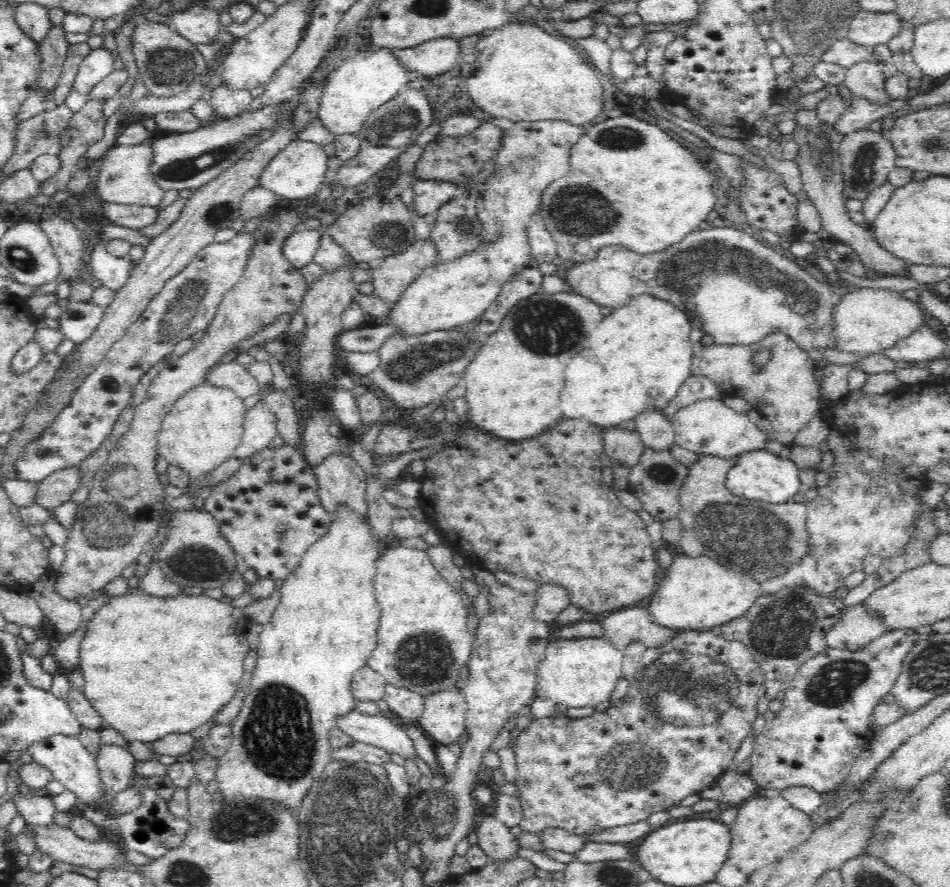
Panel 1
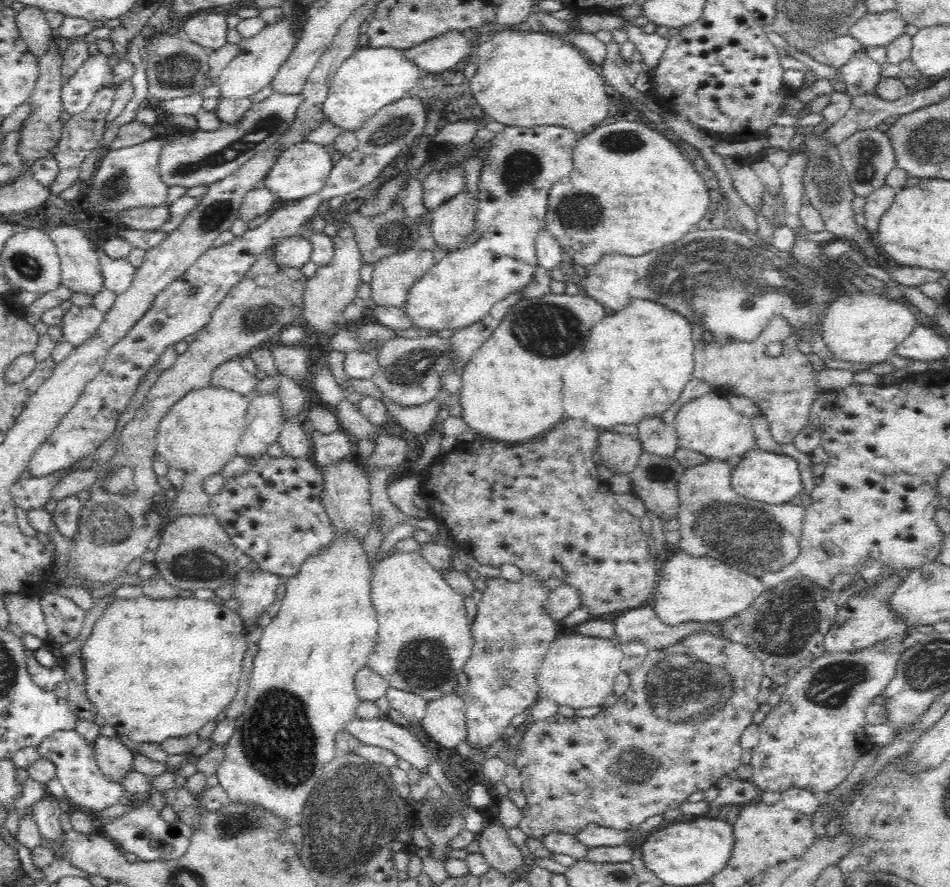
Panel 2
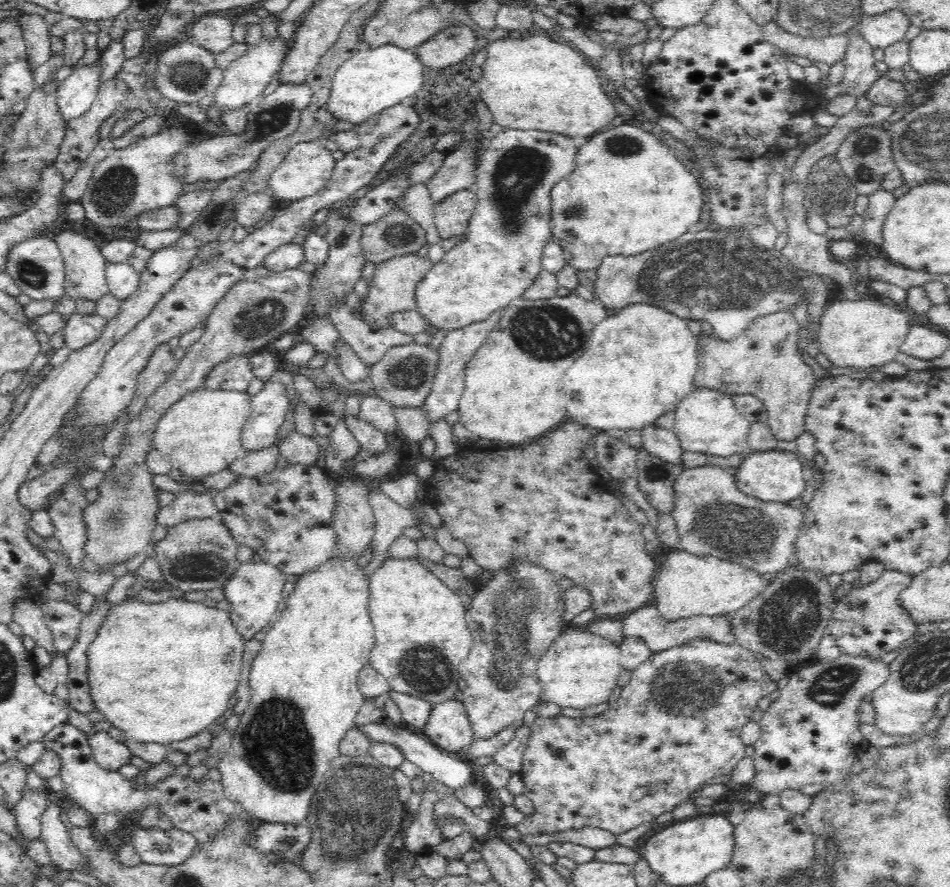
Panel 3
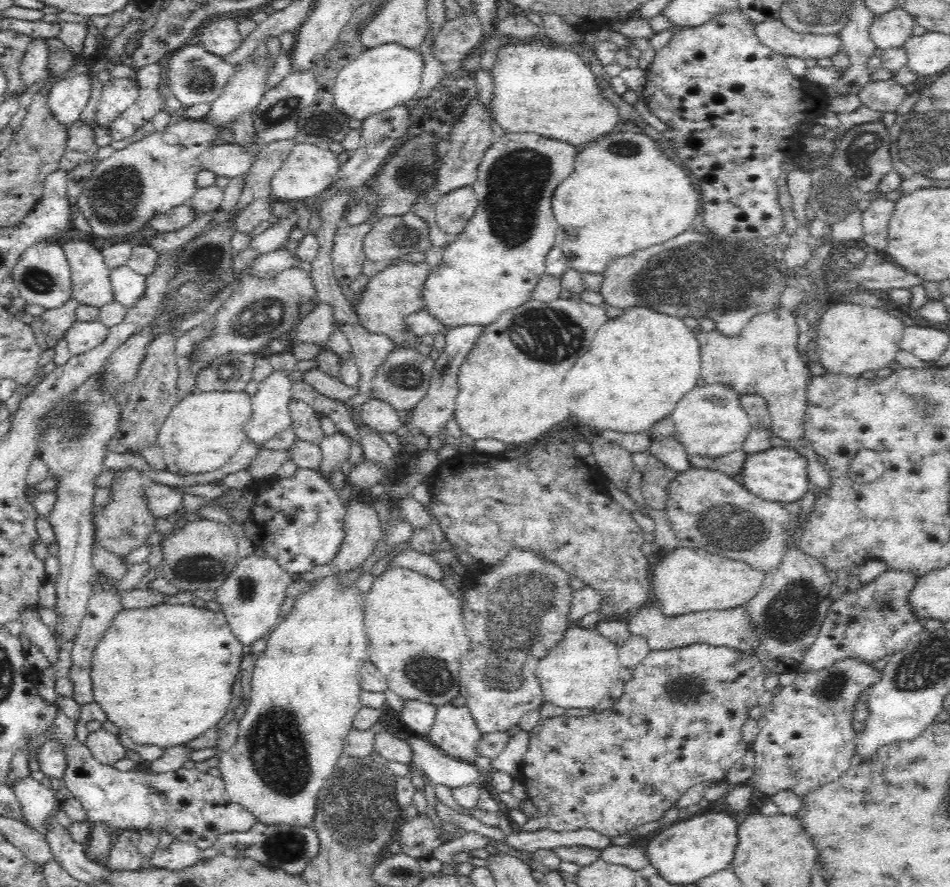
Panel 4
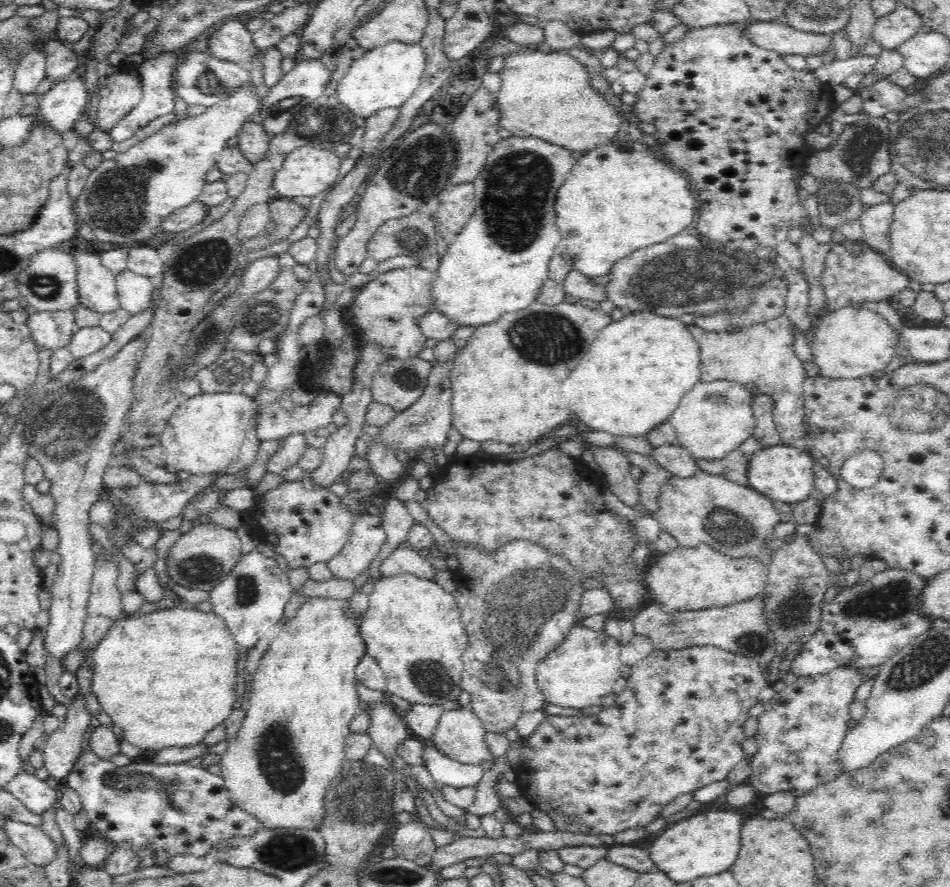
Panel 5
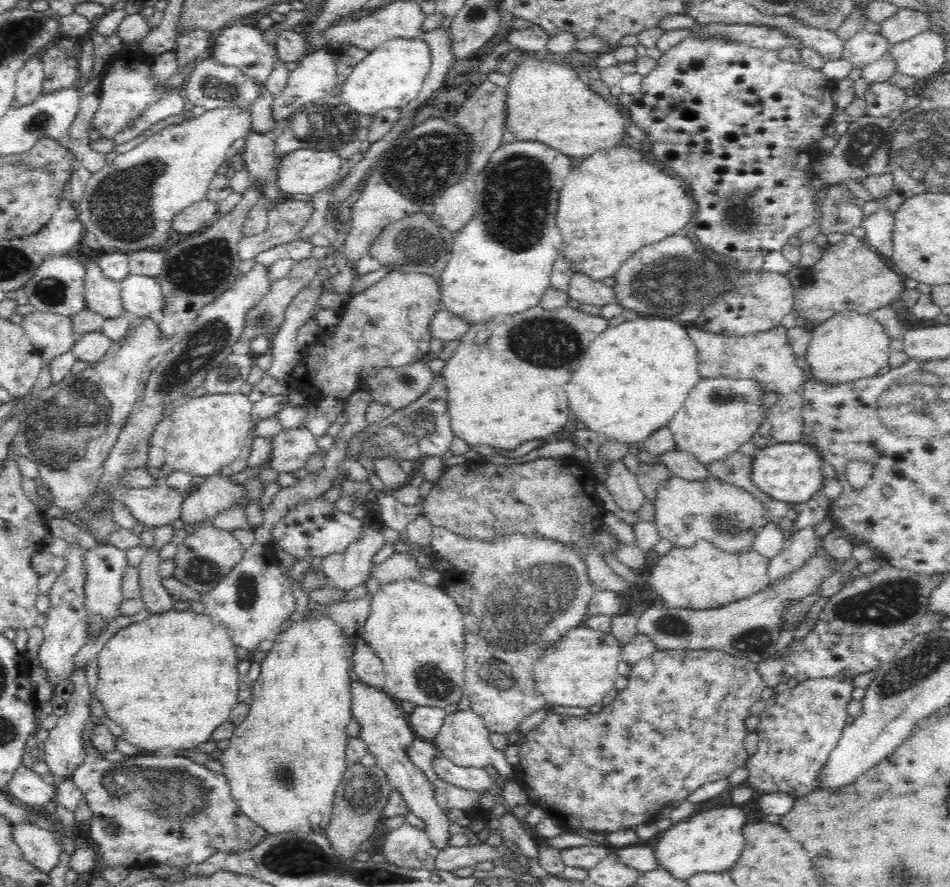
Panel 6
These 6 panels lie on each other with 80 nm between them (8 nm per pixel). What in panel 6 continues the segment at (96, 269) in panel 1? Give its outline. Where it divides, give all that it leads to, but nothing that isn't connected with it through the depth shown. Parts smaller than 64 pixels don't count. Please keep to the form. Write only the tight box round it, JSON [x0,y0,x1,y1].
[121,274,166,319]

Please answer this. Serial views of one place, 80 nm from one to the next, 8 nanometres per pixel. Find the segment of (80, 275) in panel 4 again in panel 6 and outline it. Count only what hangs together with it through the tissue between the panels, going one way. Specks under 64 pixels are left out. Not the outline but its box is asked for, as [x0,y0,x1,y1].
[81,259,127,319]

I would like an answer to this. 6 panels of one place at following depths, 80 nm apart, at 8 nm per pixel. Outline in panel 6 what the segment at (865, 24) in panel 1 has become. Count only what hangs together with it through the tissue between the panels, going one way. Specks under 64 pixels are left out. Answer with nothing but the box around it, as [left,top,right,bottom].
[880,8,930,44]

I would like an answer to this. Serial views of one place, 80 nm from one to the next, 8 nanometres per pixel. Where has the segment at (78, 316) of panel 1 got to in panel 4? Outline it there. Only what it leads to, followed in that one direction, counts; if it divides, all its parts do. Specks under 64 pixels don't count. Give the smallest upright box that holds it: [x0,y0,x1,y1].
[65,320,108,356]

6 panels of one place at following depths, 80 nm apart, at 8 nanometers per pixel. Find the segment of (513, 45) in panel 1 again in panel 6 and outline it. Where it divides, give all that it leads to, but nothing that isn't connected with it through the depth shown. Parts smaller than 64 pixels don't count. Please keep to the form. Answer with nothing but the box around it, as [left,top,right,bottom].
[506,57,626,162]

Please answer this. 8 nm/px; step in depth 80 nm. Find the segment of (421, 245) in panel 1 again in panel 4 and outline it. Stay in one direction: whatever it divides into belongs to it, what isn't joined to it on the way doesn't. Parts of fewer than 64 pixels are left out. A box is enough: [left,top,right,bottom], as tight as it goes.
[351,261,431,348]

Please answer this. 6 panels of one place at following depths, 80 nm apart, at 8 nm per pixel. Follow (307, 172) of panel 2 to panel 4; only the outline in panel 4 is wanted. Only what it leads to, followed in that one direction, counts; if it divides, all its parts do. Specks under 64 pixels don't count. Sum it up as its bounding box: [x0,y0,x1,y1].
[271,144,342,201]

